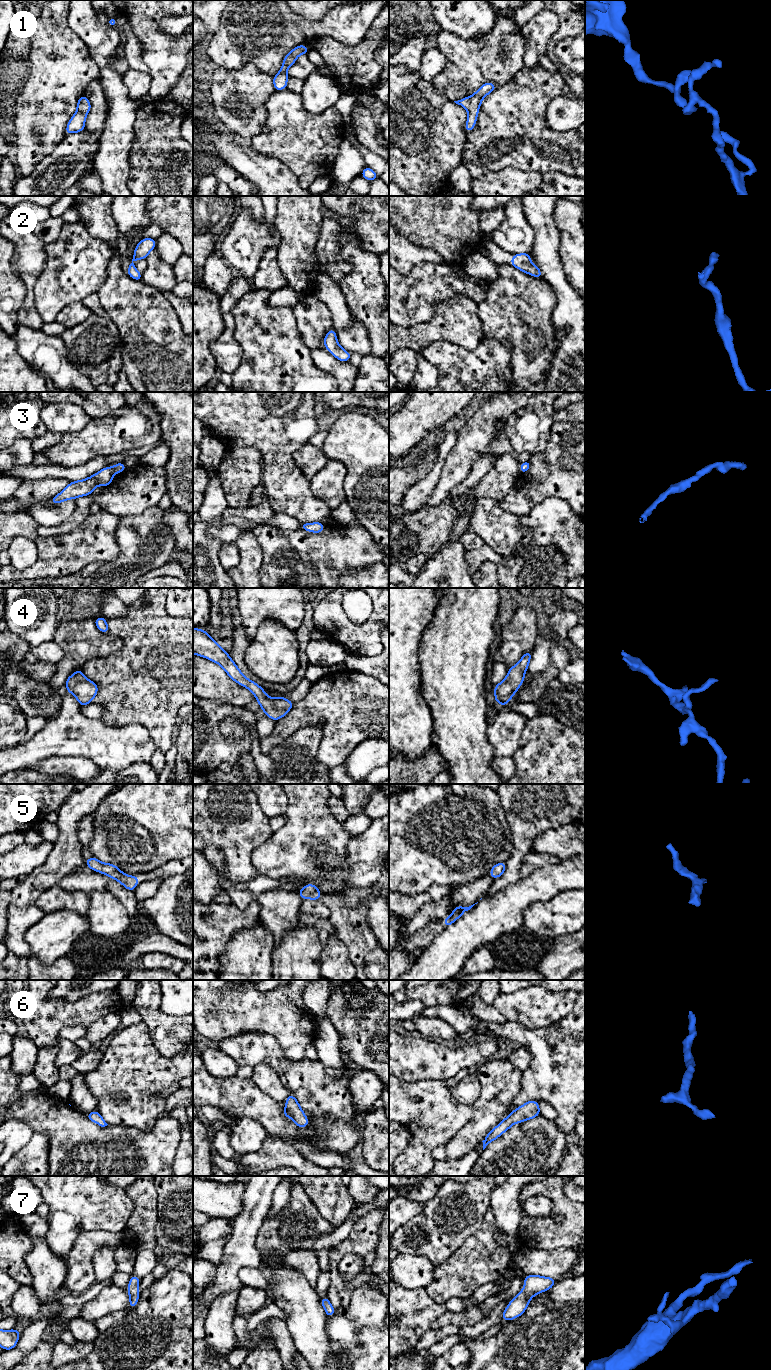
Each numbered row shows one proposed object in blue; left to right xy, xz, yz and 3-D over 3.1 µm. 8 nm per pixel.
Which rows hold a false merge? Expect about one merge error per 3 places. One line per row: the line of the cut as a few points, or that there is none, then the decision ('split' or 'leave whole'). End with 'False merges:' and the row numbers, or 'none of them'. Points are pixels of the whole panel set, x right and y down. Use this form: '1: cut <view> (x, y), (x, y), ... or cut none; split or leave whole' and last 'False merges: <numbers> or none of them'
1: cut none; leave whole
2: cut none; leave whole
3: cut none; leave whole
4: cut none; leave whole
5: cut none; leave whole
6: cut none; leave whole
7: cut none; leave whole
False merges: none of them

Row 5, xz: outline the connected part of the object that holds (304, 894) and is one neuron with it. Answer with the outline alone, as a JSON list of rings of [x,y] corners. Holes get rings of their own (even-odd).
[[[306,884],[298,891],[302,900],[312,899],[312,900],[320,900],[322,897],[322,893],[318,890],[318,887],[315,884]]]

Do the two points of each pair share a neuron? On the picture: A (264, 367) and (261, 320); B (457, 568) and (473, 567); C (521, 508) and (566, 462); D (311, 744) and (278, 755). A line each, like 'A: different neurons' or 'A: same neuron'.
A: same neuron
B: different neurons
C: same neuron
D: same neuron

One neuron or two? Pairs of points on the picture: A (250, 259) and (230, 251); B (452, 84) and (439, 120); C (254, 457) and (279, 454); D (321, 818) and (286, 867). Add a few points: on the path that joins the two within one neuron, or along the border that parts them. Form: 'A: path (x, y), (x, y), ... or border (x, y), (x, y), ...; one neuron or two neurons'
A: path (246, 256), (242, 252), (235, 251); one neuron
B: border (431, 82), (453, 101); two neurons
C: border (242, 446), (256, 447), (260, 451), (262, 479); two neurons
D: path (311, 830), (311, 840), (296, 855); one neuron

